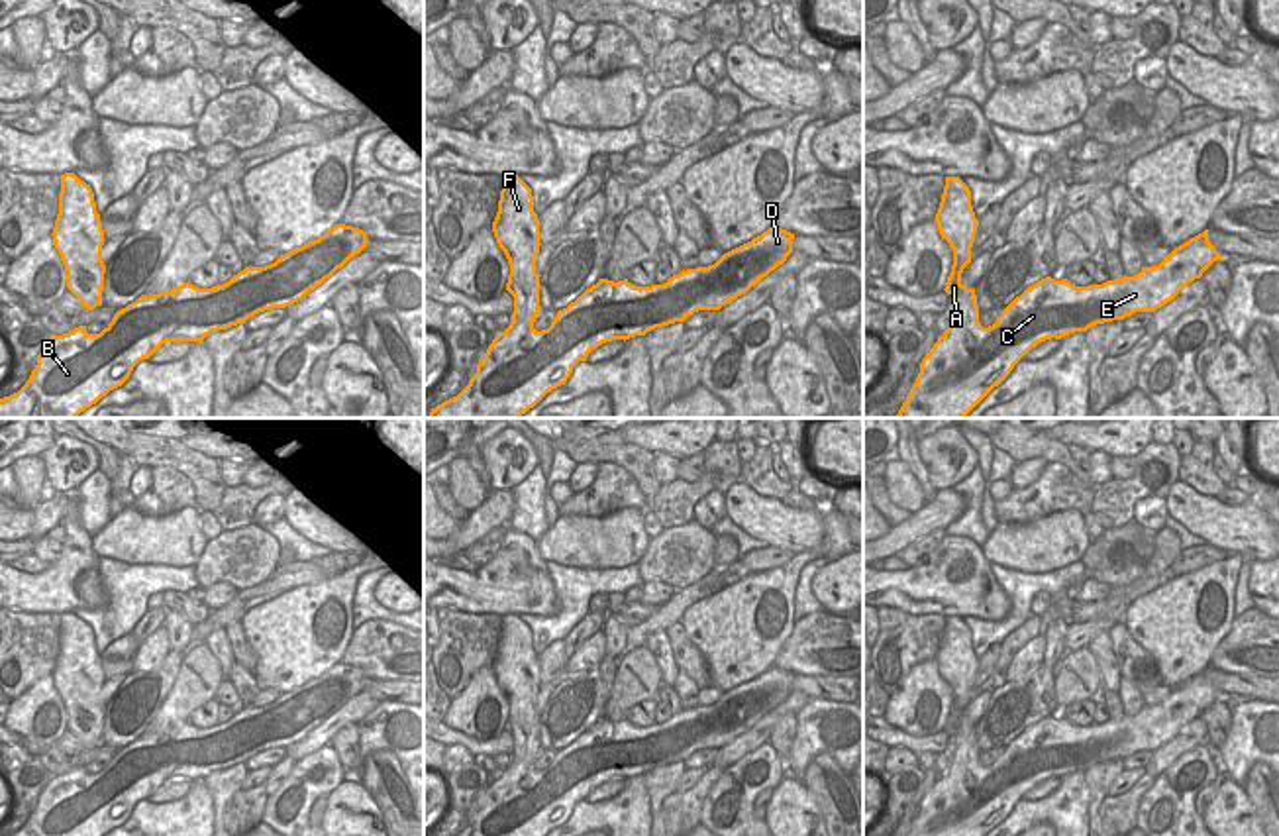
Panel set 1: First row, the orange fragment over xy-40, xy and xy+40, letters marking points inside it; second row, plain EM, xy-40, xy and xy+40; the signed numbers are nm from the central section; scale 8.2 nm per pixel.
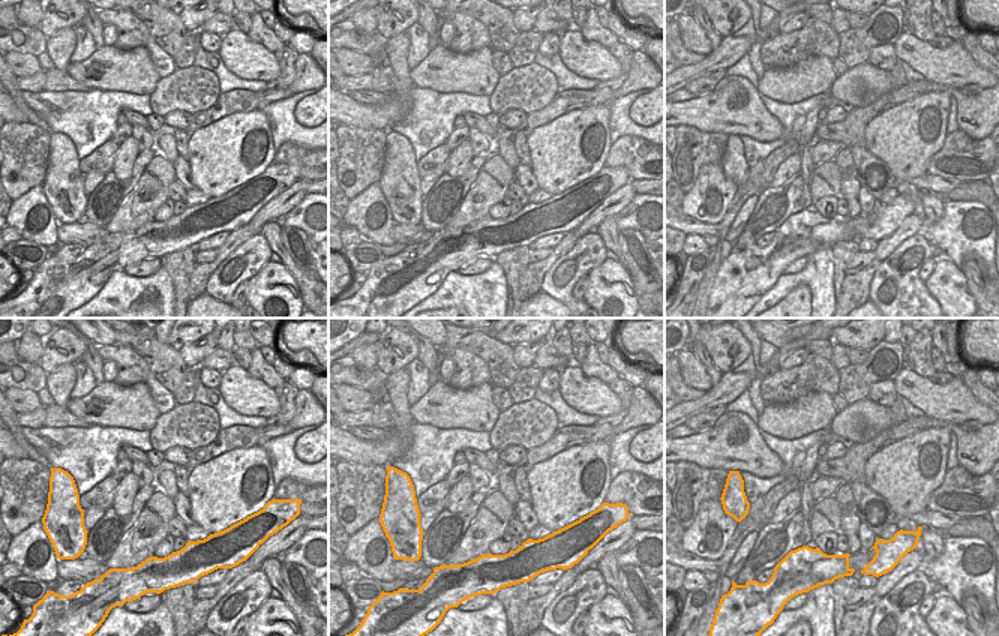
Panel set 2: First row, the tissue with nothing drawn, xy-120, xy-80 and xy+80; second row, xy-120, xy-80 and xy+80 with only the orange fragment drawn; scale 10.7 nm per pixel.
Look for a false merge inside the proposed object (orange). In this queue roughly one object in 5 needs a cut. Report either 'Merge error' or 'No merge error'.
No merge error

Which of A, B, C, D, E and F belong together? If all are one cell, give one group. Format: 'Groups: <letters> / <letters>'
Groups: A B C D E F

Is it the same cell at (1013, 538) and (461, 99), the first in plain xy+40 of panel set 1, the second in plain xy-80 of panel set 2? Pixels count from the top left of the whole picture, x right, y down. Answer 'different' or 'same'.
different

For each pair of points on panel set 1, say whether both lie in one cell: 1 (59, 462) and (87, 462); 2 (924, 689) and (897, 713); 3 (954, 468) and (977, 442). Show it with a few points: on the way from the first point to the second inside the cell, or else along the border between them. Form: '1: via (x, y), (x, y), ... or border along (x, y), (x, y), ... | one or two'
1: via (65, 462), (81, 462) | one
2: via (919, 695), (903, 711) | one
3: border along (964, 438), (975, 452), (977, 464) | two

